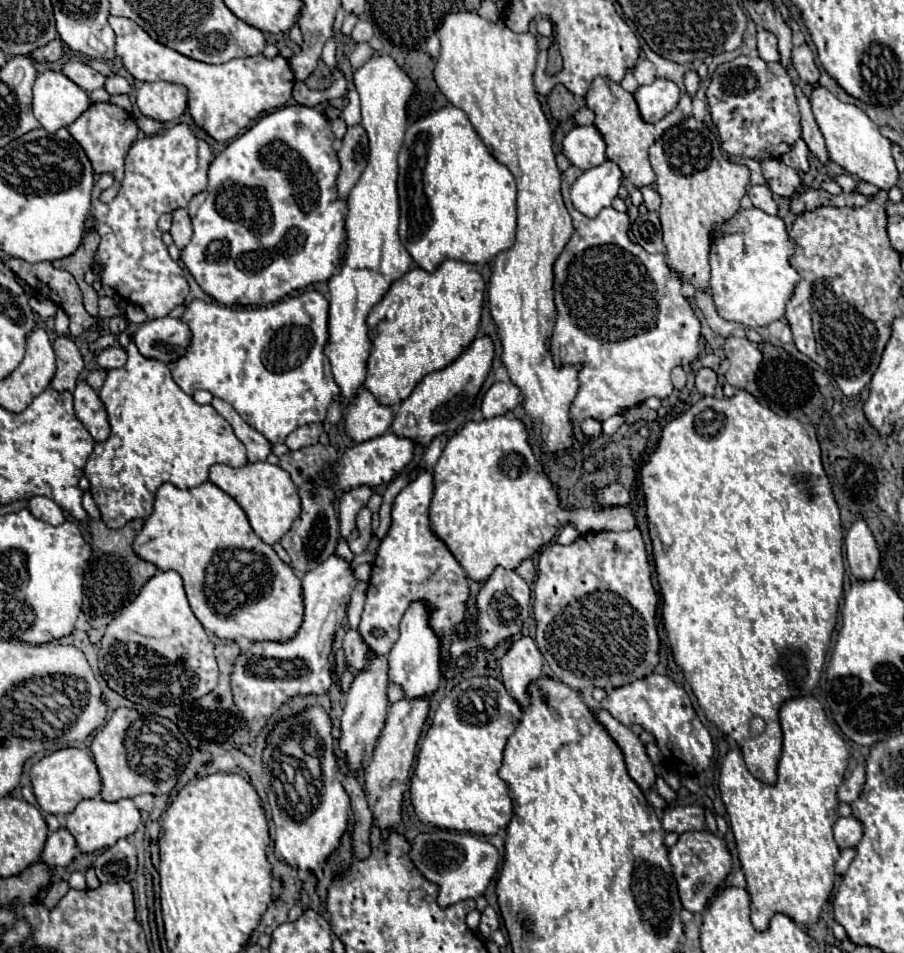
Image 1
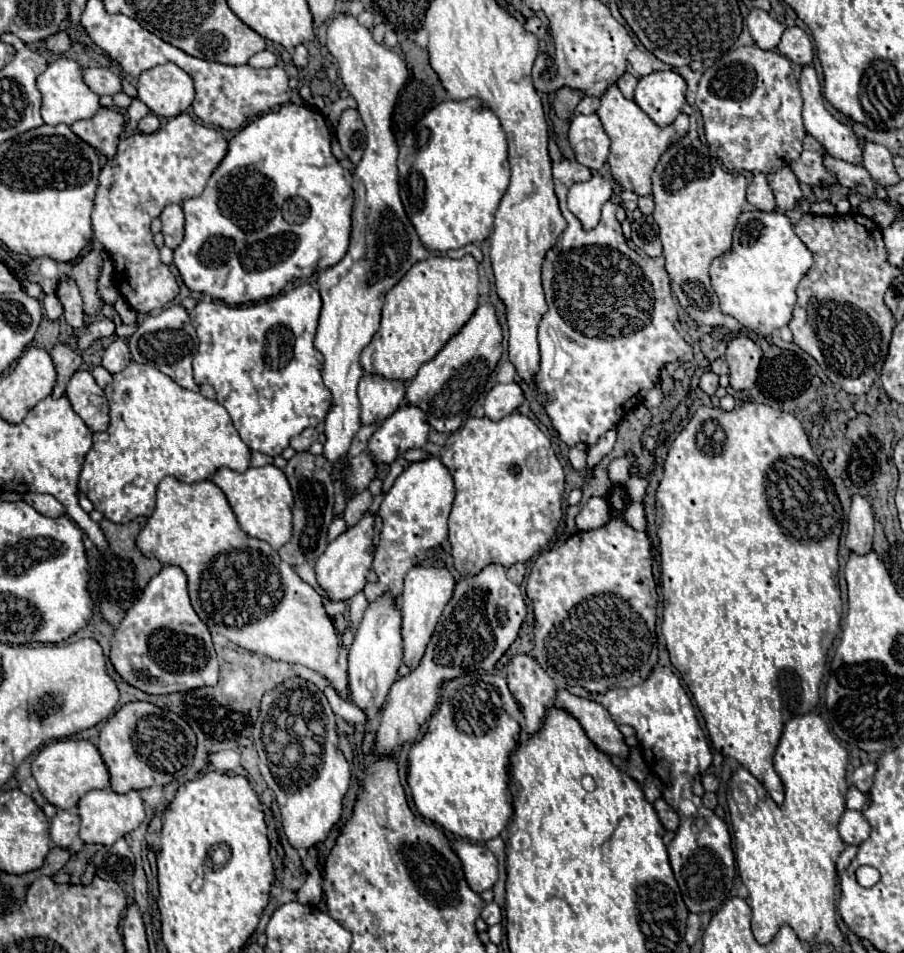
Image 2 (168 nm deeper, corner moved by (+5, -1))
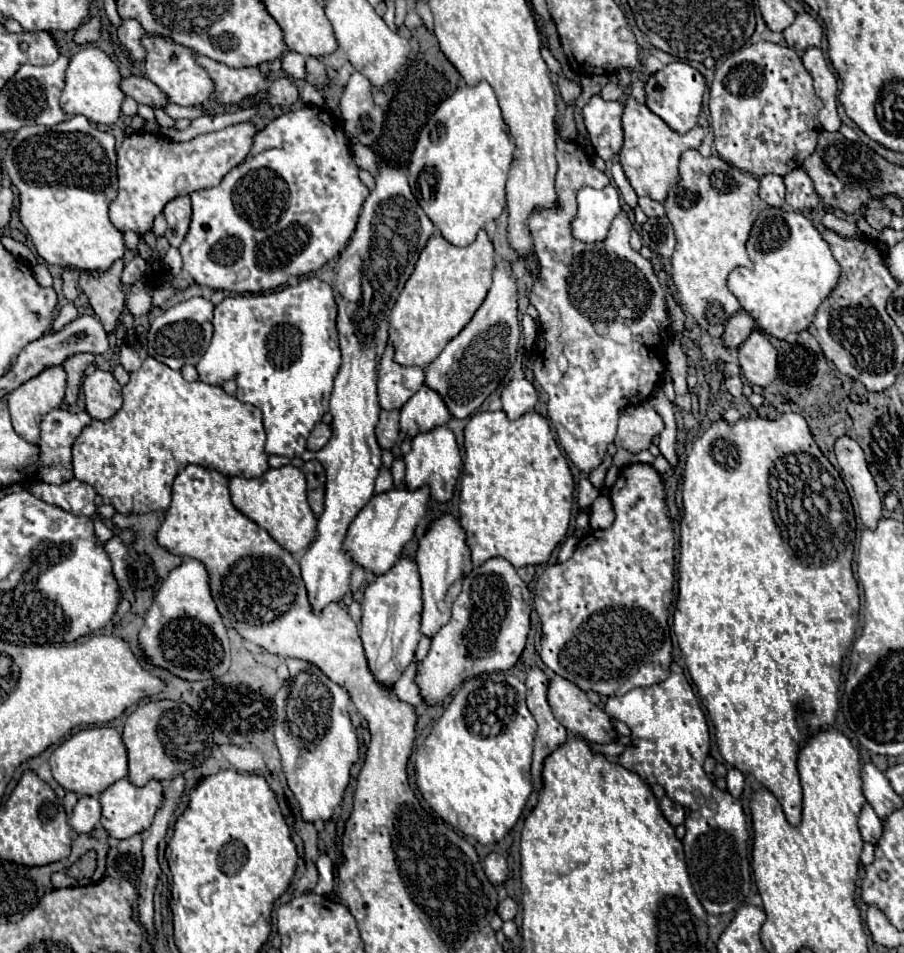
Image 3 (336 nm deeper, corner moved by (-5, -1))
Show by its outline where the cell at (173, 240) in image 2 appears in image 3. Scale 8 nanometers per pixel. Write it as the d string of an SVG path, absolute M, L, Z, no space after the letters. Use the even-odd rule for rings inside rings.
M187 195L171 199L165 205L163 215L165 215L167 225L169 225L167 231L165 231L165 237L169 239L169 243L173 247L179 247L183 237L187 235L187 229L189 229L189 223L191 223L191 199Z

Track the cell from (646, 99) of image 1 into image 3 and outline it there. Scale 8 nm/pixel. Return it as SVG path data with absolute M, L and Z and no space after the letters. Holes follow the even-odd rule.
M683 61L665 65L661 71L649 75L649 79L645 81L647 107L655 115L659 115L677 133L687 133L689 129L693 129L697 125L703 93L705 93L705 77L695 67L691 67Z

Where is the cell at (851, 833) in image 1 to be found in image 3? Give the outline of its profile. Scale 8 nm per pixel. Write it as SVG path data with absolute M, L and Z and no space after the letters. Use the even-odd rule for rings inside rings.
M869 803L863 805L863 811L859 815L859 829L863 835L863 841L869 843L877 843L881 839L883 833L883 821L877 817L877 813L873 811L873 807Z

